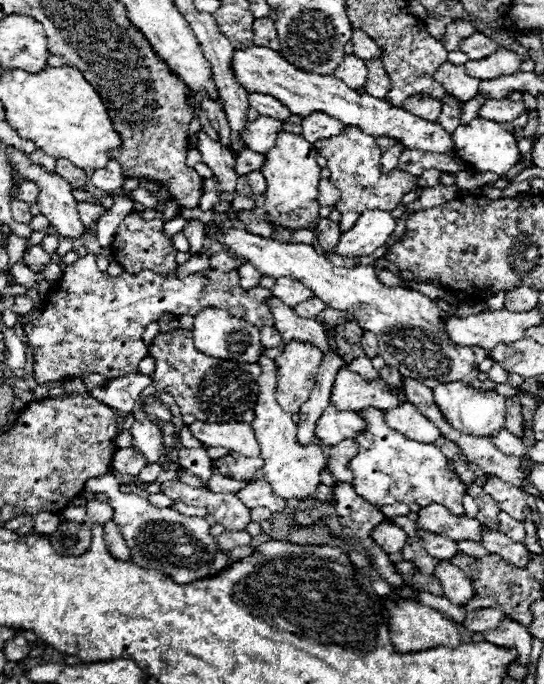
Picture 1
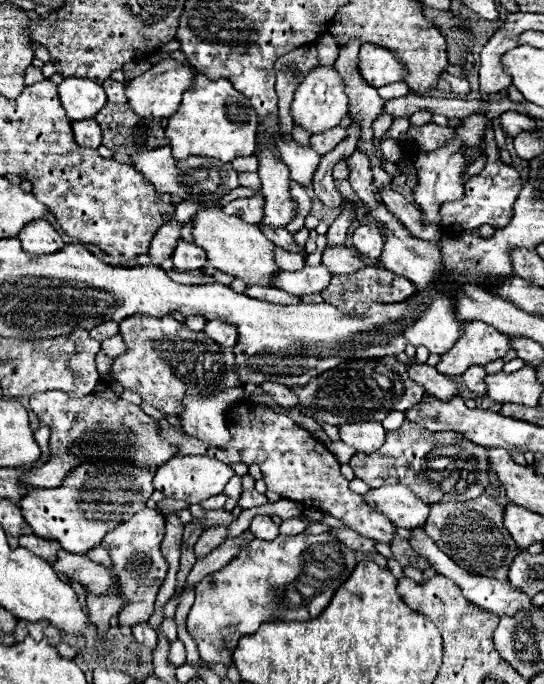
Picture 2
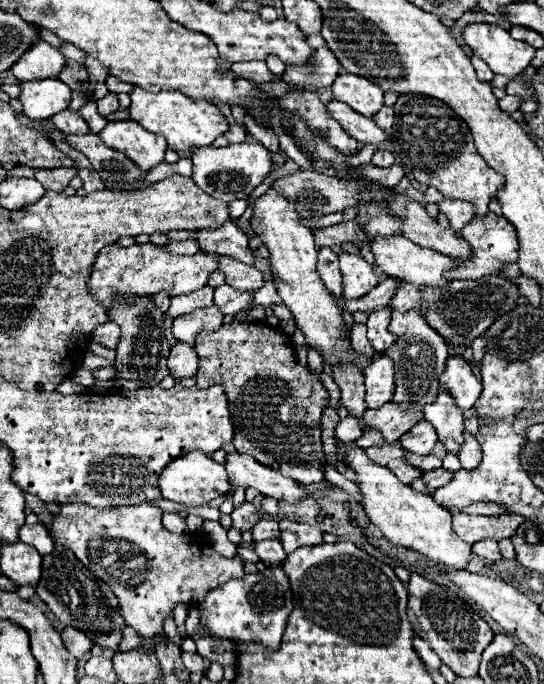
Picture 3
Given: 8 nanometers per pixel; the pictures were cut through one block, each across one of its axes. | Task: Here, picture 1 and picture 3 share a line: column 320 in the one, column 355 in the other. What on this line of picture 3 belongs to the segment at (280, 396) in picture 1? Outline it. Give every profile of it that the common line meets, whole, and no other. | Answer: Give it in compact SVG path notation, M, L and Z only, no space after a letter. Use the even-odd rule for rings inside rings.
M268 188L260 198L256 198L252 208L254 212L250 224L256 236L270 250L270 268L274 274L274 286L284 304L288 306L288 310L292 312L296 326L300 326L300 330L304 332L308 344L316 346L322 352L326 364L356 362L356 366L364 370L372 362L372 358L354 352L350 348L350 342L340 338L344 328L342 314L316 272L318 248L314 244L312 230L300 222L300 214L296 212L296 208L292 208L292 202L286 196L280 196L280 192L276 192L274 188Z

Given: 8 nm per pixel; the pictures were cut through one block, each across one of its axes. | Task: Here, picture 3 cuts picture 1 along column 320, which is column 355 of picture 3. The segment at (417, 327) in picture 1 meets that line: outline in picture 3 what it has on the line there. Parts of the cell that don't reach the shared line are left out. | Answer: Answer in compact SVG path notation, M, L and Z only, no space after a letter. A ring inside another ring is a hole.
M342 252L340 270L342 270L344 300L358 300L360 296L366 296L378 284L378 278L374 276L372 266L362 256Z

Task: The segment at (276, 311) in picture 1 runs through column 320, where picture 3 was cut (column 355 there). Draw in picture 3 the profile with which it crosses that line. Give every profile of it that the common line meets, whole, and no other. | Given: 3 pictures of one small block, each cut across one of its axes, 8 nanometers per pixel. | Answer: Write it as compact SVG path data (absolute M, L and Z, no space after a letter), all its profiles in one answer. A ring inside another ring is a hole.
M354 324L352 328L352 336L350 336L350 344L356 352L366 354L366 356L376 356L376 350L368 344L366 340L366 326L364 324Z

